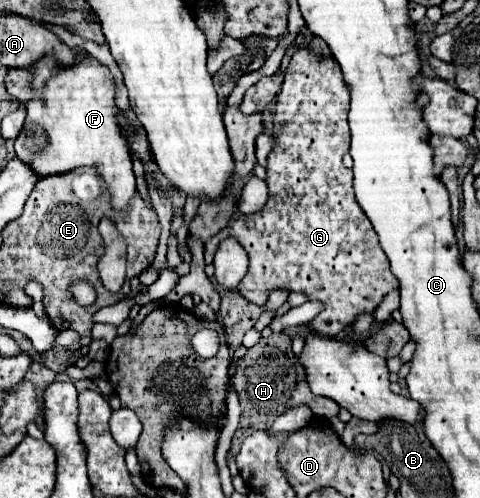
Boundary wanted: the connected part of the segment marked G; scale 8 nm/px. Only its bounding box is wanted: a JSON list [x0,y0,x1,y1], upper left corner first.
[232,47,398,337]

